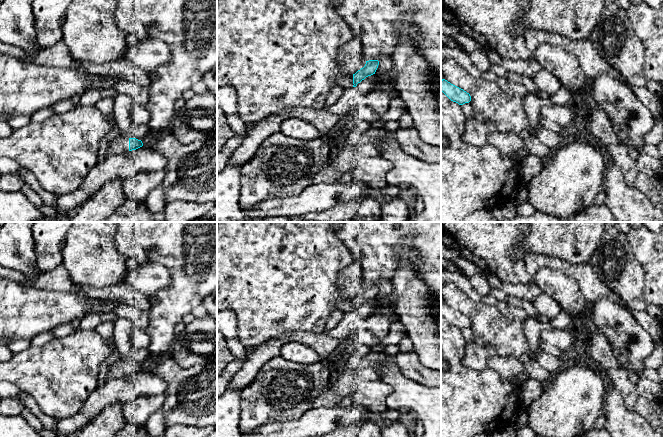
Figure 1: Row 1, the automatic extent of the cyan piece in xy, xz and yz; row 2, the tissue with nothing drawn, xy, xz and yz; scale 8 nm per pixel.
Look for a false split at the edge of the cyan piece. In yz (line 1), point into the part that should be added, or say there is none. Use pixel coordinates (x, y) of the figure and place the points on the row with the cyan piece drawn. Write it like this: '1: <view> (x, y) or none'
1: none

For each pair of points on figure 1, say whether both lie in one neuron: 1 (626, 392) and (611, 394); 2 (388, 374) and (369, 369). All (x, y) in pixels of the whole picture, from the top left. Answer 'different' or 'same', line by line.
1: different
2: different

